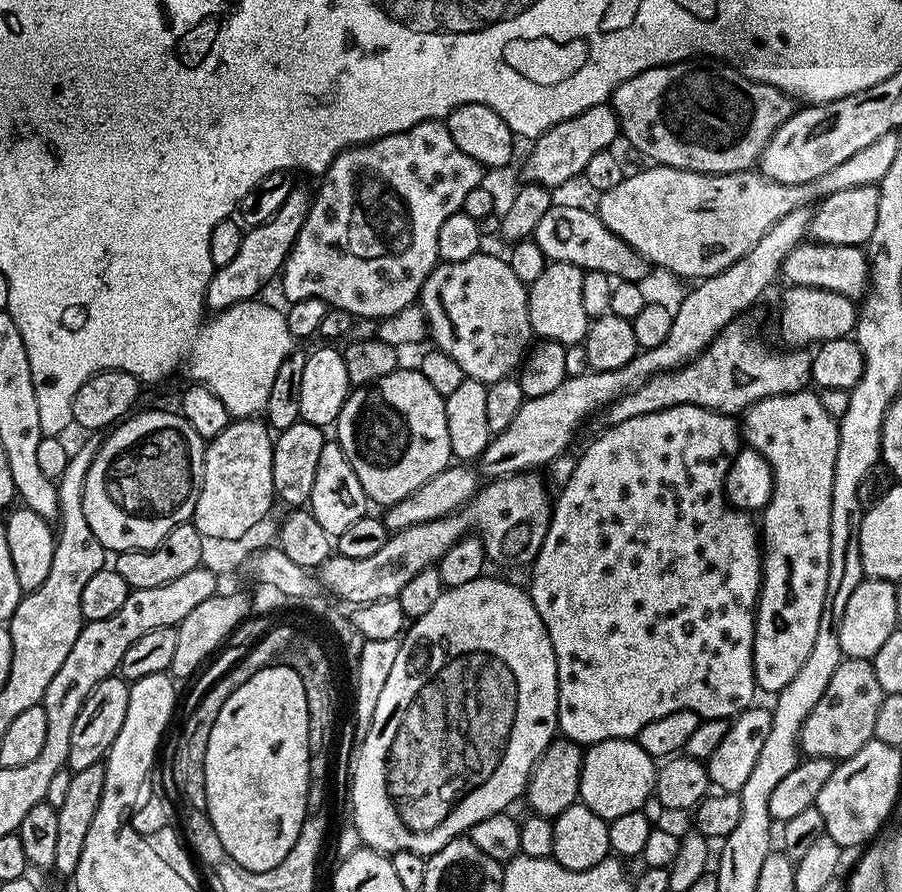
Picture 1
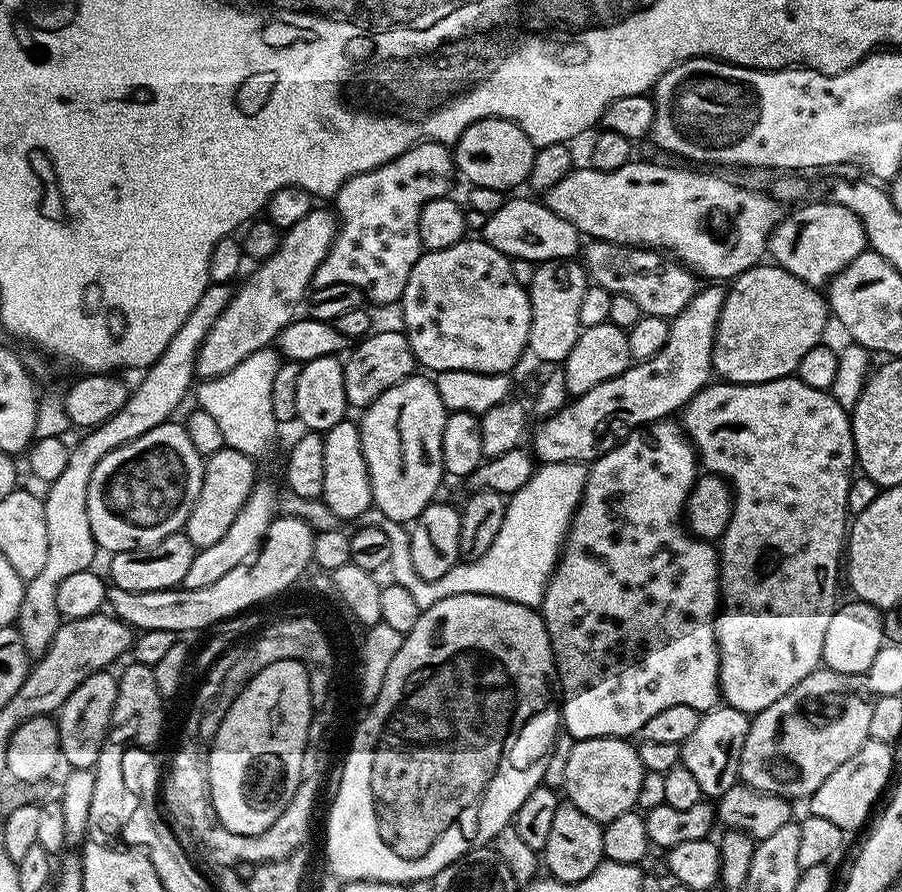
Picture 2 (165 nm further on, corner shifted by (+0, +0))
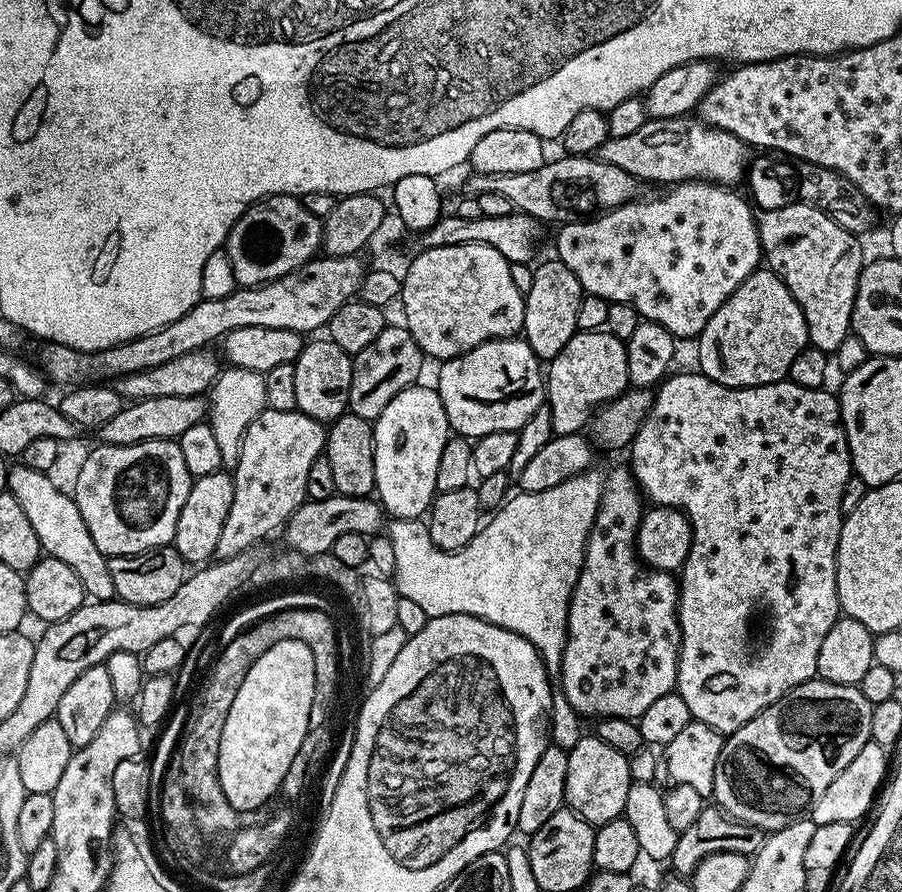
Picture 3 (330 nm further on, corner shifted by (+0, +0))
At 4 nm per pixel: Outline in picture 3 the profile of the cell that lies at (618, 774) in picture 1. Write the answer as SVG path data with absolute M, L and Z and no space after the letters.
M595 734L581 735L580 741L567 749L567 753L564 791L567 807L593 826L621 819L626 806L626 794L630 794L630 786L634 783L630 778L628 757L614 750L614 746L606 746L606 742L602 742Z

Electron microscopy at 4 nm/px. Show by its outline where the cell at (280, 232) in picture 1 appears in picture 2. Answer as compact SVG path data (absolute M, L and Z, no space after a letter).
M209 283L208 289L202 294L202 298L198 298L198 302L194 302L194 310L190 310L190 314L186 314L186 322L182 322L182 326L178 326L178 334L174 334L174 338L170 338L166 350L162 350L162 354L150 367L143 369L141 376L144 377L141 378L137 388L131 389L126 406L122 406L122 410L118 410L118 414L114 414L114 418L110 418L104 424L87 429L81 435L84 437L77 444L71 445L72 453L70 454L70 462L66 462L66 470L62 470L62 475L59 478L54 478L54 482L47 485L46 491L48 493L43 493L42 496L46 510L46 563L43 564L40 573L34 574L34 578L25 583L22 606L16 615L14 625L26 646L29 657L40 657L50 646L50 642L54 642L54 634L58 634L62 623L62 617L58 610L58 586L62 586L62 581L65 578L70 578L70 574L87 572L95 565L92 563L96 560L98 545L94 538L94 530L90 530L90 514L88 513L88 487L90 486L90 478L94 474L94 466L98 466L98 462L102 462L102 458L106 458L106 454L118 450L124 444L134 442L134 438L142 438L142 434L154 430L160 424L169 423L175 417L172 415L179 410L180 403L187 398L188 391L191 388L193 391L194 381L197 379L196 359L198 358L198 350L202 346L202 342L206 342L206 334L210 334L210 326L214 326L214 322L218 322L218 314L222 314L222 310L226 310L226 306L231 302L233 295L233 289L229 285Z

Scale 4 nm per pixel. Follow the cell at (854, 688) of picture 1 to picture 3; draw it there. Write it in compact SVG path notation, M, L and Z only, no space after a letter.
M813 678L794 686L778 702L763 708L737 732L731 733L722 746L718 766L714 770L711 799L728 816L758 826L765 833L776 832L782 826L811 813L812 808L826 794L830 782L854 762L858 750L870 743L870 714L872 703L860 693L855 684L835 684Z

